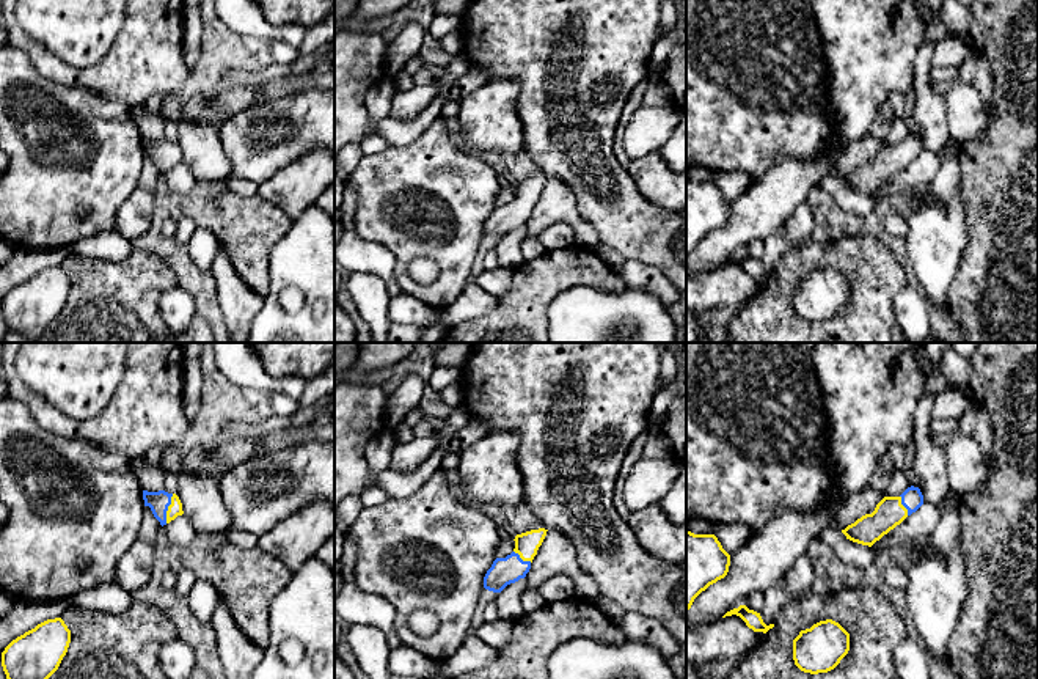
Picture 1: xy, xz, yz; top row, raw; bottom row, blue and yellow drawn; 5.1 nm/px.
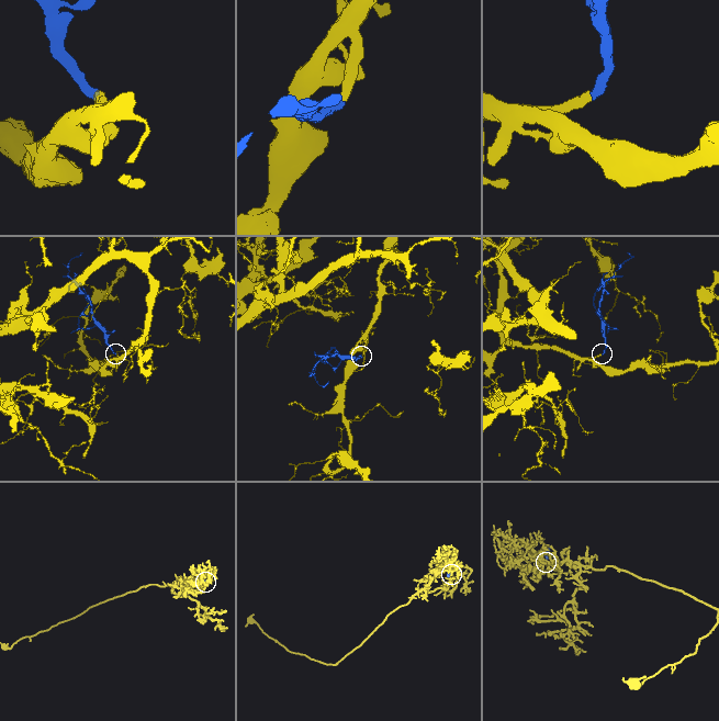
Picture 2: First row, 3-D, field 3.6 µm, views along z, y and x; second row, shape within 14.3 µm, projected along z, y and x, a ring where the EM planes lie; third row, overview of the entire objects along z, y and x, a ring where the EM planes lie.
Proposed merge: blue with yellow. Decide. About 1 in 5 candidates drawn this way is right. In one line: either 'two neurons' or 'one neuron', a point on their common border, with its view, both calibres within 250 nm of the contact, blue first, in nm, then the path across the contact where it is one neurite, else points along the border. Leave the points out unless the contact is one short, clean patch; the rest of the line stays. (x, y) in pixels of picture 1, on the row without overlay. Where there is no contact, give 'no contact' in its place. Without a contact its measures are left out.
one neuron; meets blue in xy at (167, 156); 110 nm thick on the blue side, 70 nm on the other; runs through xy (159, 150), (167, 156), (175, 157)

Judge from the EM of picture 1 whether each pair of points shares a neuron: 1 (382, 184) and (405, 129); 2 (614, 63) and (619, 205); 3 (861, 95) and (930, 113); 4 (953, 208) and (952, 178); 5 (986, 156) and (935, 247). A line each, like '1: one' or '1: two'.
1: two
2: one
3: two
4: one
5: two

